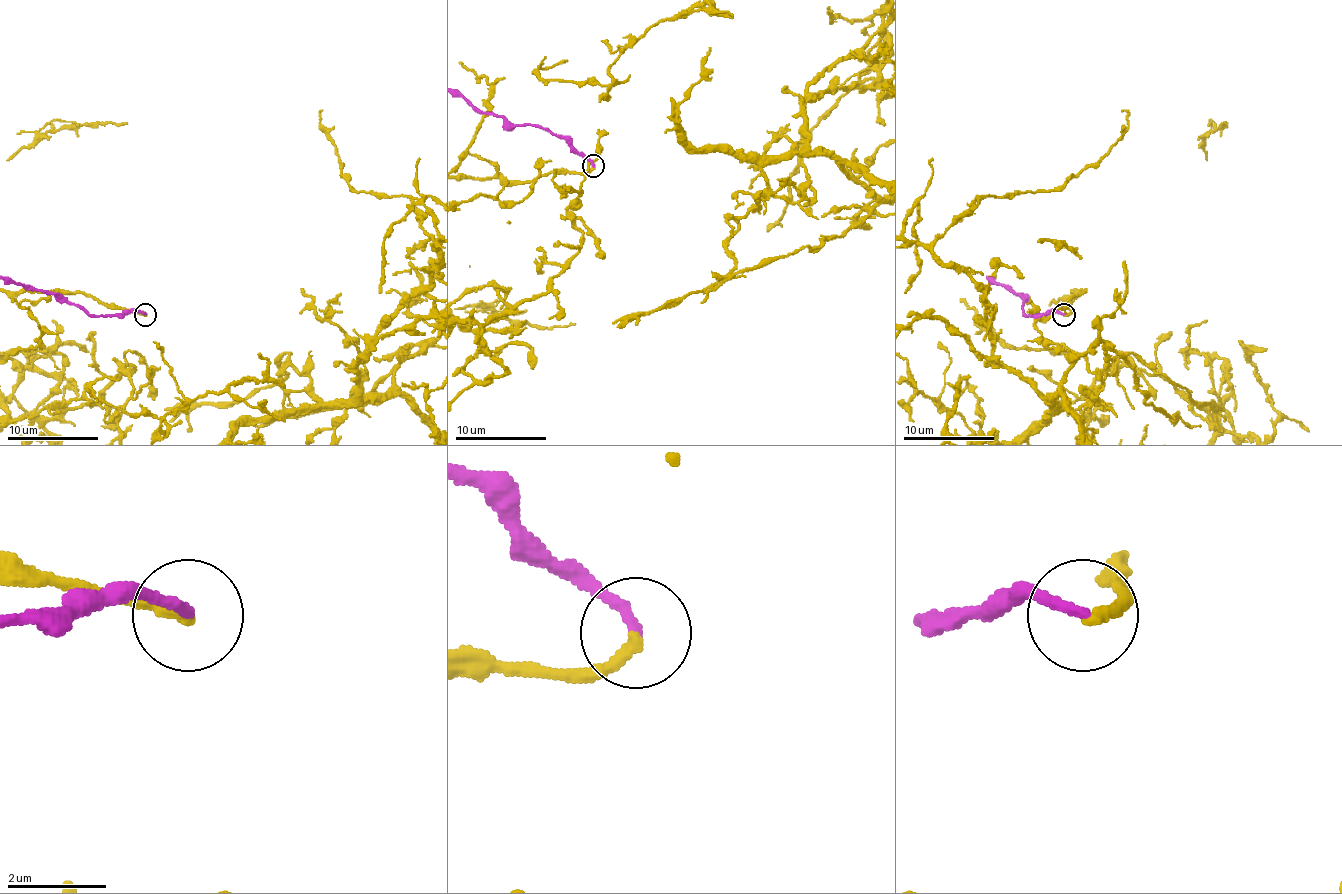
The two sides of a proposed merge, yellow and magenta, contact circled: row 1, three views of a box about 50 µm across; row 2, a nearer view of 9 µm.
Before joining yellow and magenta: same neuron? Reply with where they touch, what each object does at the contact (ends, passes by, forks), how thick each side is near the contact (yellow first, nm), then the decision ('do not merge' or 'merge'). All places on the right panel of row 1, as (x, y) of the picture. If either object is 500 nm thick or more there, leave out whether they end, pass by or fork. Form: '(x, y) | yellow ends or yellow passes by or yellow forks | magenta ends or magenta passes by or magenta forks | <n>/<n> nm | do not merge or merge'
(1063, 314) | yellow ends | magenta ends | 240/220 nm | do not merge

